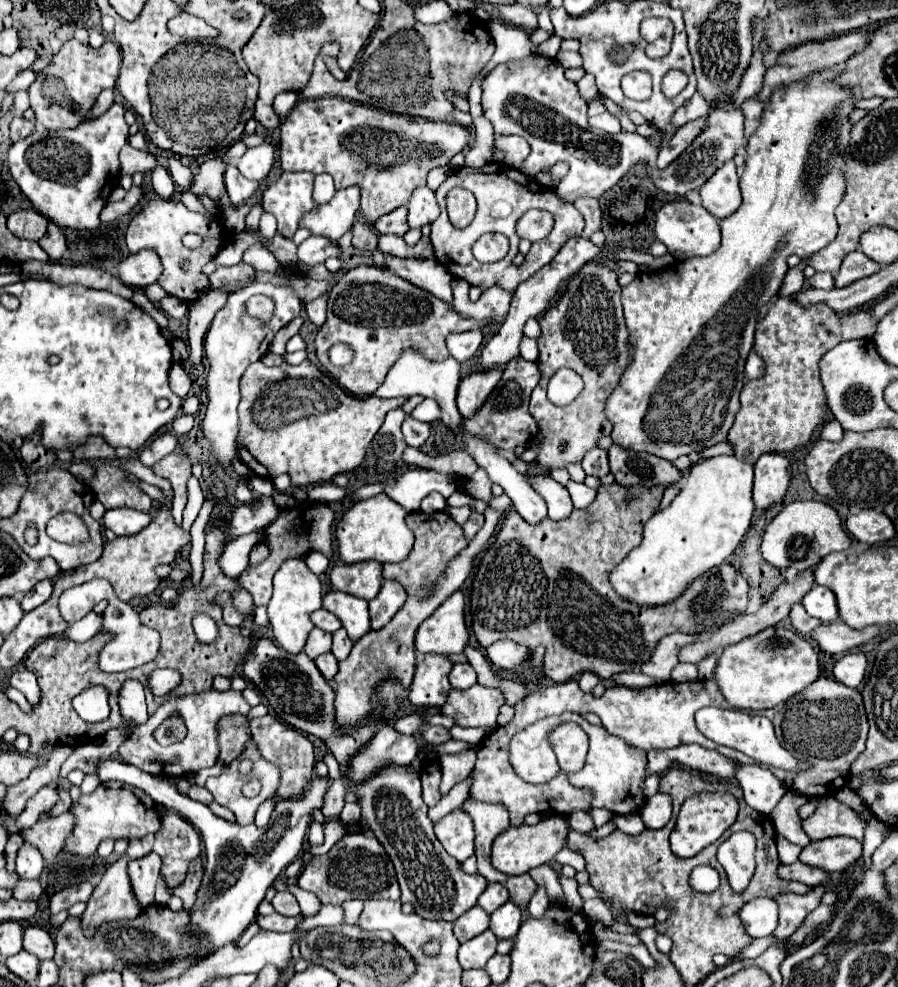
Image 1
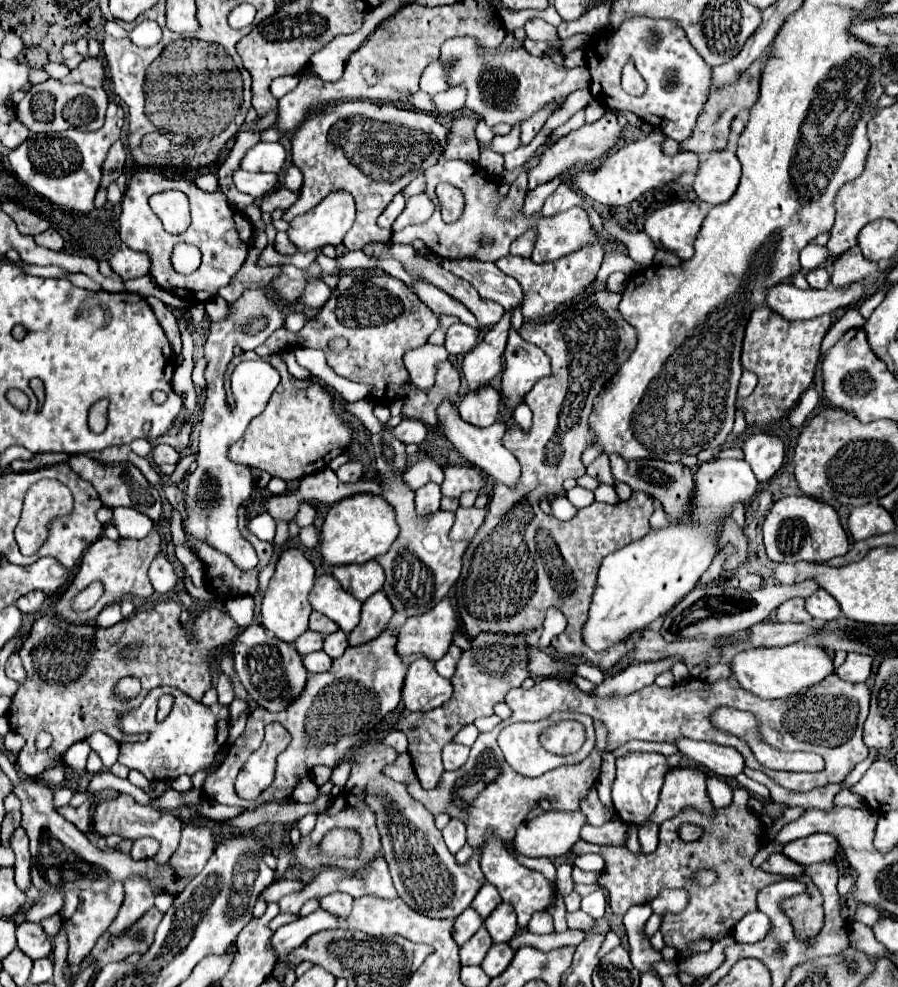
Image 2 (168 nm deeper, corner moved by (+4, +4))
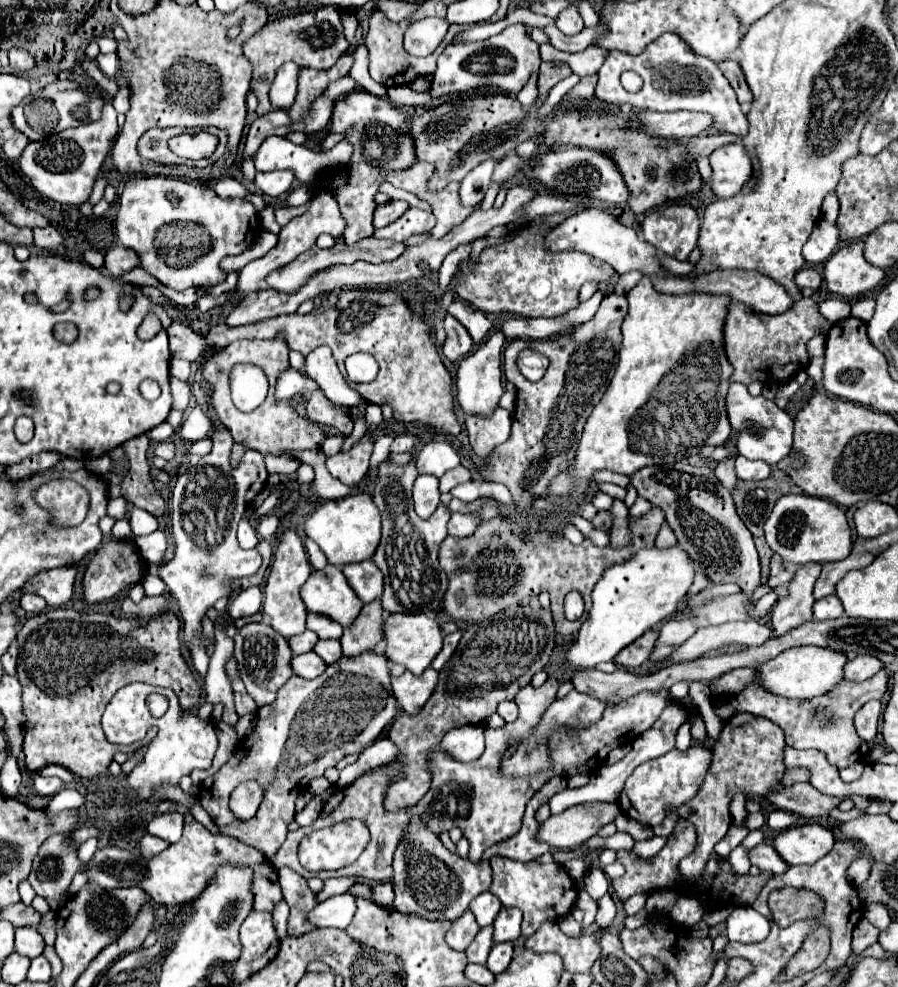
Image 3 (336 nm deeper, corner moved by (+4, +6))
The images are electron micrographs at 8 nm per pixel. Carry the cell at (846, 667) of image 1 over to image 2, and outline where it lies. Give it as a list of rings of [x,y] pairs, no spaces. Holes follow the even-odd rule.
[[[850,652],[842,666],[836,668],[836,674],[846,682],[866,682],[872,670],[872,658],[866,654]]]

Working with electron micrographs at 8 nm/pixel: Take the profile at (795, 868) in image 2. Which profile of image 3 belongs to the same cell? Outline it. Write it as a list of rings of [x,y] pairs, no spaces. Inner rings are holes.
[[[760,842],[756,848],[748,850],[748,858],[754,866],[758,866],[762,872],[770,872],[770,874],[782,874],[784,870],[788,870],[788,864],[778,856],[778,852],[766,844]]]

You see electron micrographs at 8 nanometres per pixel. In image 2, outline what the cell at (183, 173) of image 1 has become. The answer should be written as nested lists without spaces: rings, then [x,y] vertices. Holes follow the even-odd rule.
[[[200,174],[200,176],[194,178],[194,184],[196,184],[198,188],[202,188],[202,190],[210,190],[210,192],[214,192],[214,190],[218,188],[218,184],[216,184],[216,176],[214,176],[214,174]]]

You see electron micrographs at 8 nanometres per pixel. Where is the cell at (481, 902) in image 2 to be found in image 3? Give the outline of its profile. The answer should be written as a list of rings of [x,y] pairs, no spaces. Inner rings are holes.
[[[492,892],[480,894],[480,898],[476,898],[476,902],[472,902],[472,906],[470,906],[470,910],[476,916],[476,922],[480,926],[490,926],[494,922],[494,918],[498,916],[500,908],[502,908],[502,902]]]

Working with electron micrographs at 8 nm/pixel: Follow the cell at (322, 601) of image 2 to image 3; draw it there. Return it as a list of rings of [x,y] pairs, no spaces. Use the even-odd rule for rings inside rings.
[[[330,564],[324,570],[312,572],[300,588],[300,594],[308,612],[328,614],[342,626],[352,624],[364,606],[364,602],[346,582],[342,570]]]

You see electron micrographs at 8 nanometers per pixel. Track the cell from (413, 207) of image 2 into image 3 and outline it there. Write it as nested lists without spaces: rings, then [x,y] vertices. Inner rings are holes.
[[[410,208],[402,218],[392,222],[390,226],[374,230],[374,238],[406,242],[414,234],[428,234],[434,224],[436,224],[436,218],[432,212],[424,212],[420,208]]]

